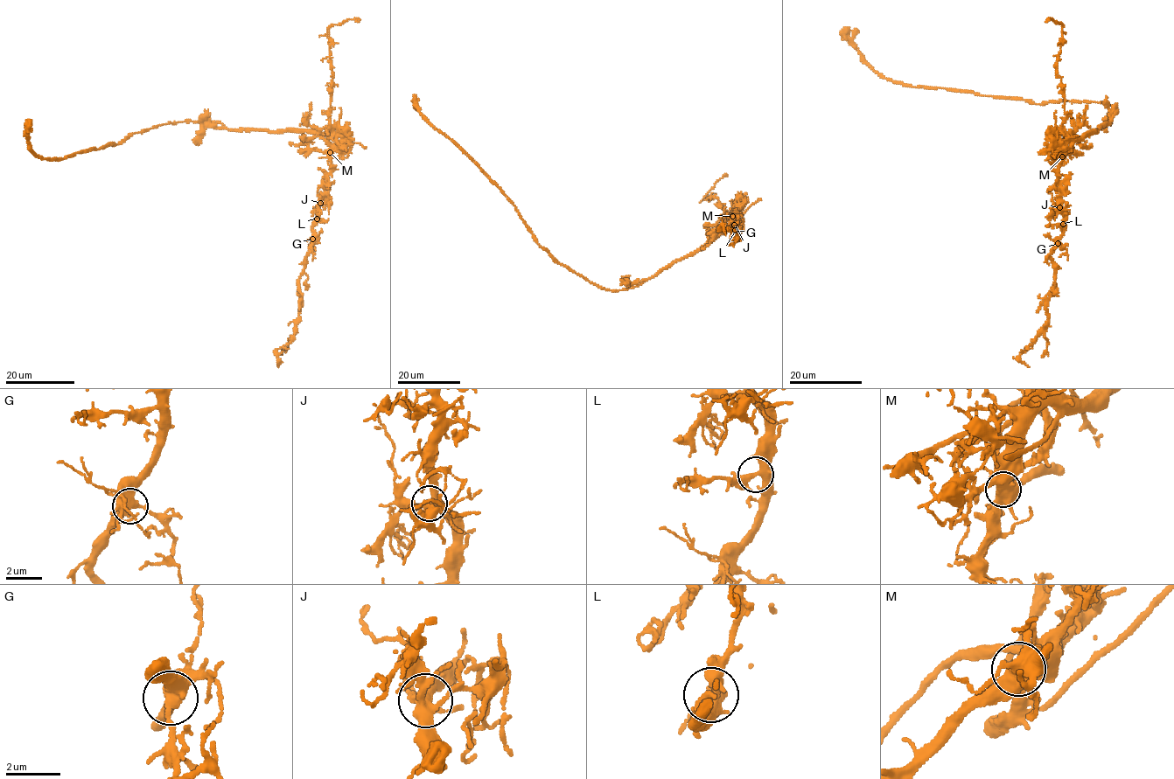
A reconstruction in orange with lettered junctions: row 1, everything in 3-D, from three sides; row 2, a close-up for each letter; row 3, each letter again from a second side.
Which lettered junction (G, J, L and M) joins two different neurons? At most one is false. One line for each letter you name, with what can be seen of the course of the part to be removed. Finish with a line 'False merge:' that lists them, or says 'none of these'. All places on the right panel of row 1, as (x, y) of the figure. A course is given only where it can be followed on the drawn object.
M: foreign part runs (1062, 156), (1058, 177), (1064, 231), (1051, 255), (1055, 276), (1047, 326), (1019, 356), (1029, 367)
False merge: M

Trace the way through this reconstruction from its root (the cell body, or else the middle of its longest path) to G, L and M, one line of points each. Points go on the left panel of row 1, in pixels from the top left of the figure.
G: (230, 129), (305, 131), (331, 137), (331, 172), (317, 208), (312, 239)
L: (230, 129), (305, 131), (331, 137), (331, 172), (317, 219)
M: (230, 129), (326, 133), (331, 138), (328, 140), (329, 152)

